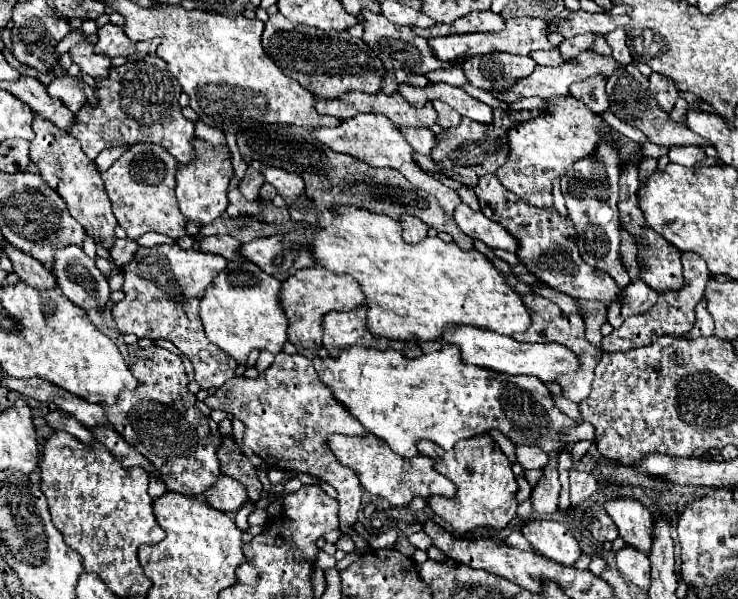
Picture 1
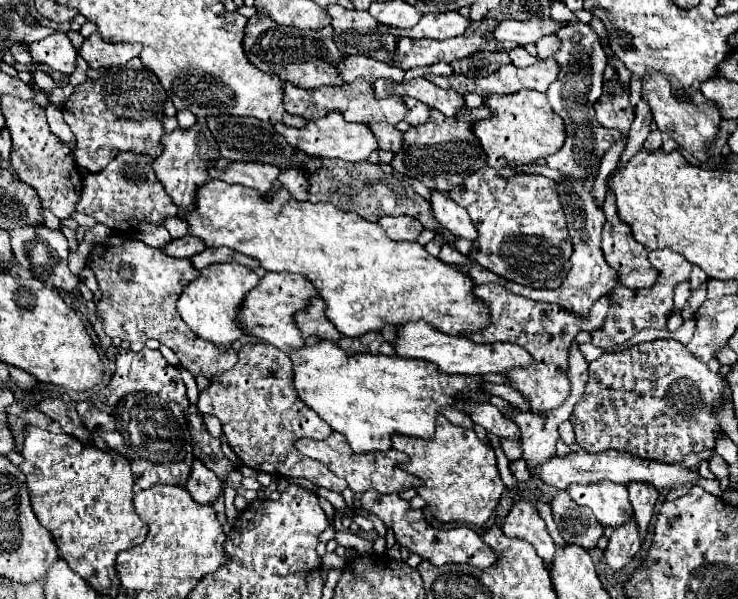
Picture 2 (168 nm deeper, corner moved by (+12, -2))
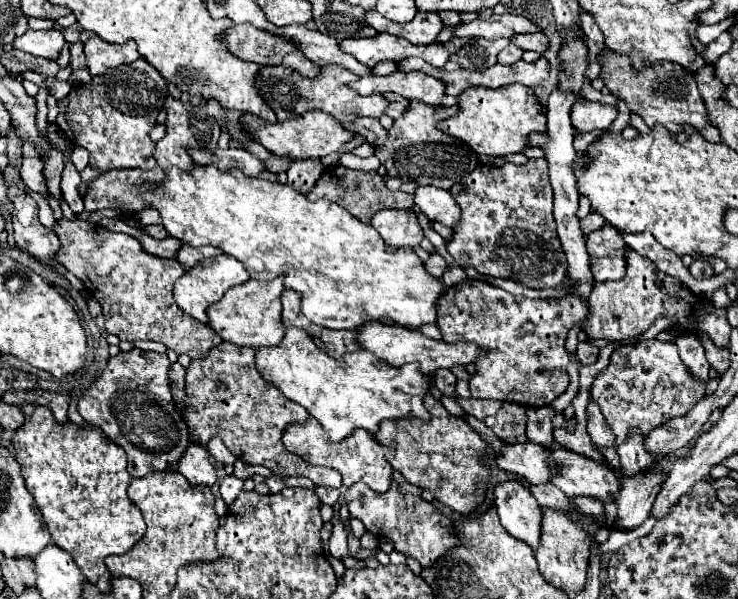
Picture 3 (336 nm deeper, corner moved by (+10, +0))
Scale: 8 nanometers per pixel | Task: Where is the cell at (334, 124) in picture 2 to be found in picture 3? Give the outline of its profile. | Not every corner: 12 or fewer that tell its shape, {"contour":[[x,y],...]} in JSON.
{"contour":[[322,111],[248,131],[274,155],[322,159],[356,137]]}

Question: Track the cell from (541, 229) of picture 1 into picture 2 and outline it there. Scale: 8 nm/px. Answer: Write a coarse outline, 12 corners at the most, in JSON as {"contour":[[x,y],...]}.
{"contour":[[486,165],[450,197],[470,261],[560,287],[572,239],[554,181]]}

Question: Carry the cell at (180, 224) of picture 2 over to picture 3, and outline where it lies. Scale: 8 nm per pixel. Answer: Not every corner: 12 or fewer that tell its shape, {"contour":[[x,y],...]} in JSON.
{"contour":[[146,209],[138,213],[142,225],[162,223],[162,217],[156,209]]}

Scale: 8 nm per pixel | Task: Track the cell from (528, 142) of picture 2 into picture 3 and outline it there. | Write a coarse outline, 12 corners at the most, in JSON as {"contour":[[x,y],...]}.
{"contour":[[526,85],[466,89],[438,123],[478,155],[530,149],[546,109]]}

